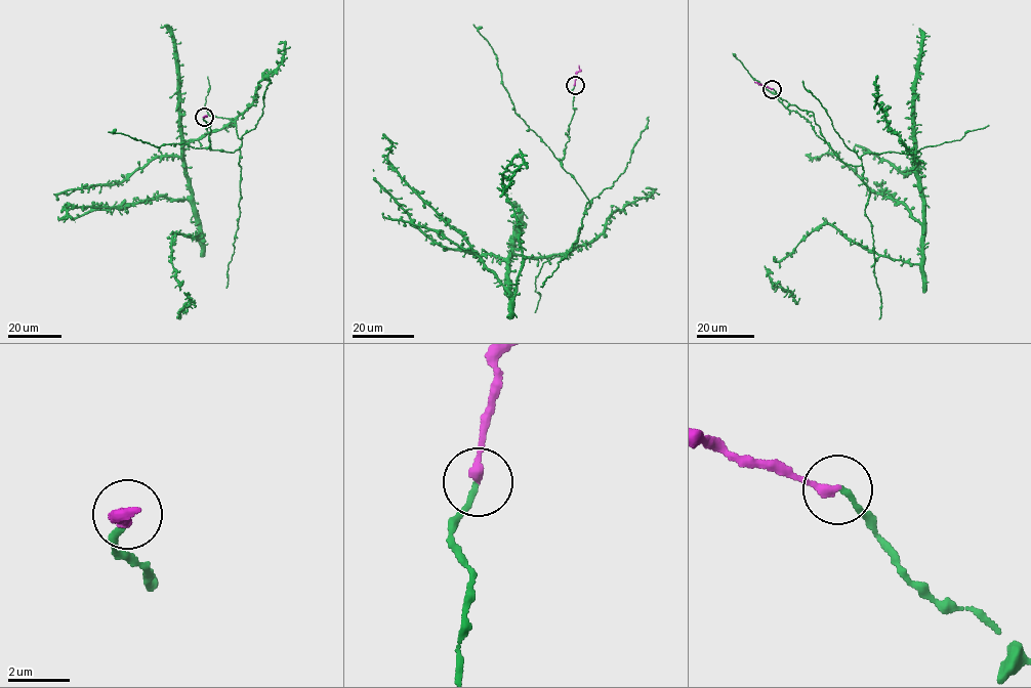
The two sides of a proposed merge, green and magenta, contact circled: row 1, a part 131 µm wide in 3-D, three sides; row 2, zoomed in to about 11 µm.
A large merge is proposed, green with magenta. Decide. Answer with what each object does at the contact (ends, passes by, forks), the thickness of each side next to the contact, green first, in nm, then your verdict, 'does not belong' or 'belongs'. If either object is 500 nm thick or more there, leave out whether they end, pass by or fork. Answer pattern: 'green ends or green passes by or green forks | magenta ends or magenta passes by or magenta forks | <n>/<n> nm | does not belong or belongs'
green ends | magenta ends | 160/300 nm | belongs

